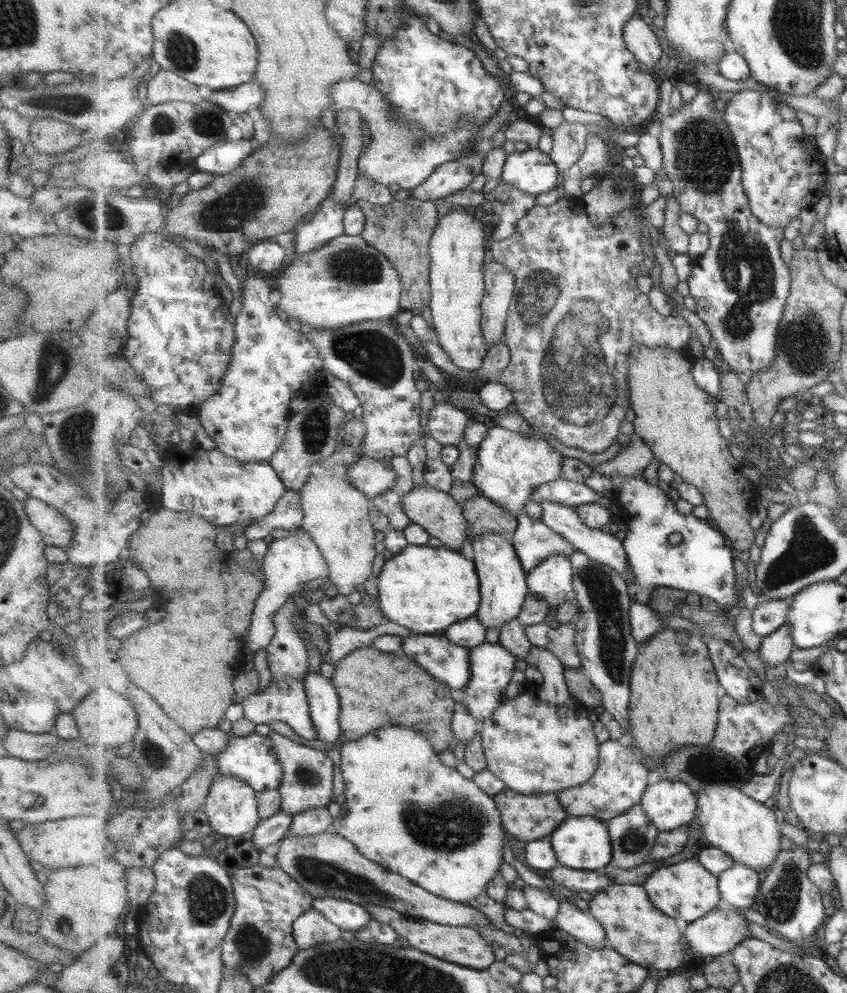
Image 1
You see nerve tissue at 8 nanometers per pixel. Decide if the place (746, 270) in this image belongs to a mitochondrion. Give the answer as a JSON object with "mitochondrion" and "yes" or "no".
{"mitochondrion":"yes"}

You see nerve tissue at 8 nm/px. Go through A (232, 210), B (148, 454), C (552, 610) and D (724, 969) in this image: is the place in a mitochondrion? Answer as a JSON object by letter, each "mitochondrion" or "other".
{"A":"mitochondrion","B":"other","C":"other","D":"other"}

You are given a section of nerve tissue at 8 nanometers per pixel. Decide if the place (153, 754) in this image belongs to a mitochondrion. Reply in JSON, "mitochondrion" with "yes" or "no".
{"mitochondrion":"yes"}

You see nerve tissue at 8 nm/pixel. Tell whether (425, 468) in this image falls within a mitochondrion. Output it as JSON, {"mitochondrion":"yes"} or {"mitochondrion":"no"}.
{"mitochondrion":"no"}

